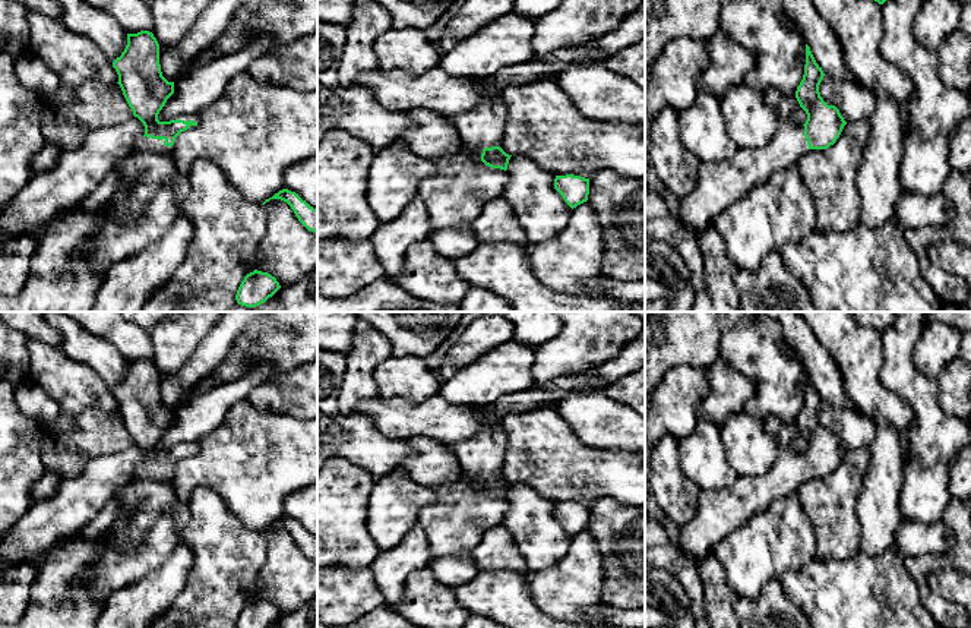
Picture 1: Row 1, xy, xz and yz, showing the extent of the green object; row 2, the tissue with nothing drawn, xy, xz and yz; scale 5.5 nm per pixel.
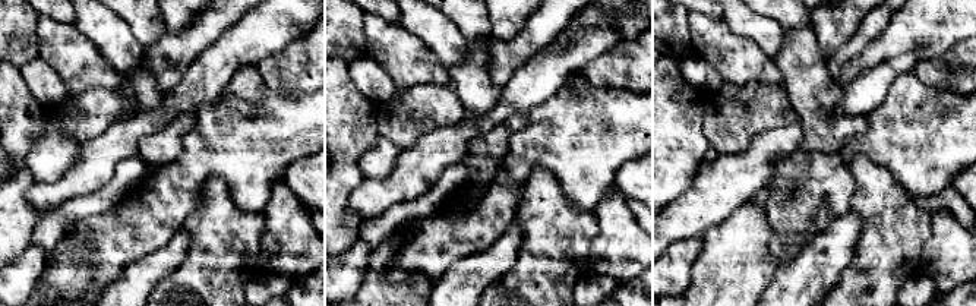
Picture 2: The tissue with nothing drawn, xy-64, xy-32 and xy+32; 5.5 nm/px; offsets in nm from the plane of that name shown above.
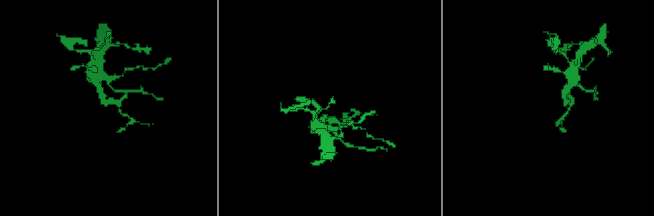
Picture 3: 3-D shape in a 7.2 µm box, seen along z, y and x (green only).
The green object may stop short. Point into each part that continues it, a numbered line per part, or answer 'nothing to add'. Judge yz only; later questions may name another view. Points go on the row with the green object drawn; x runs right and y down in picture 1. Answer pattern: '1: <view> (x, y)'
1: yz (720, 183)

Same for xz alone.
1: xz (483, 128)

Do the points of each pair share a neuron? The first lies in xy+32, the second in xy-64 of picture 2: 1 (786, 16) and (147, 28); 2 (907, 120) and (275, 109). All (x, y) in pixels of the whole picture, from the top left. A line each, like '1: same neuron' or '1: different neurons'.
1: same neuron
2: same neuron

